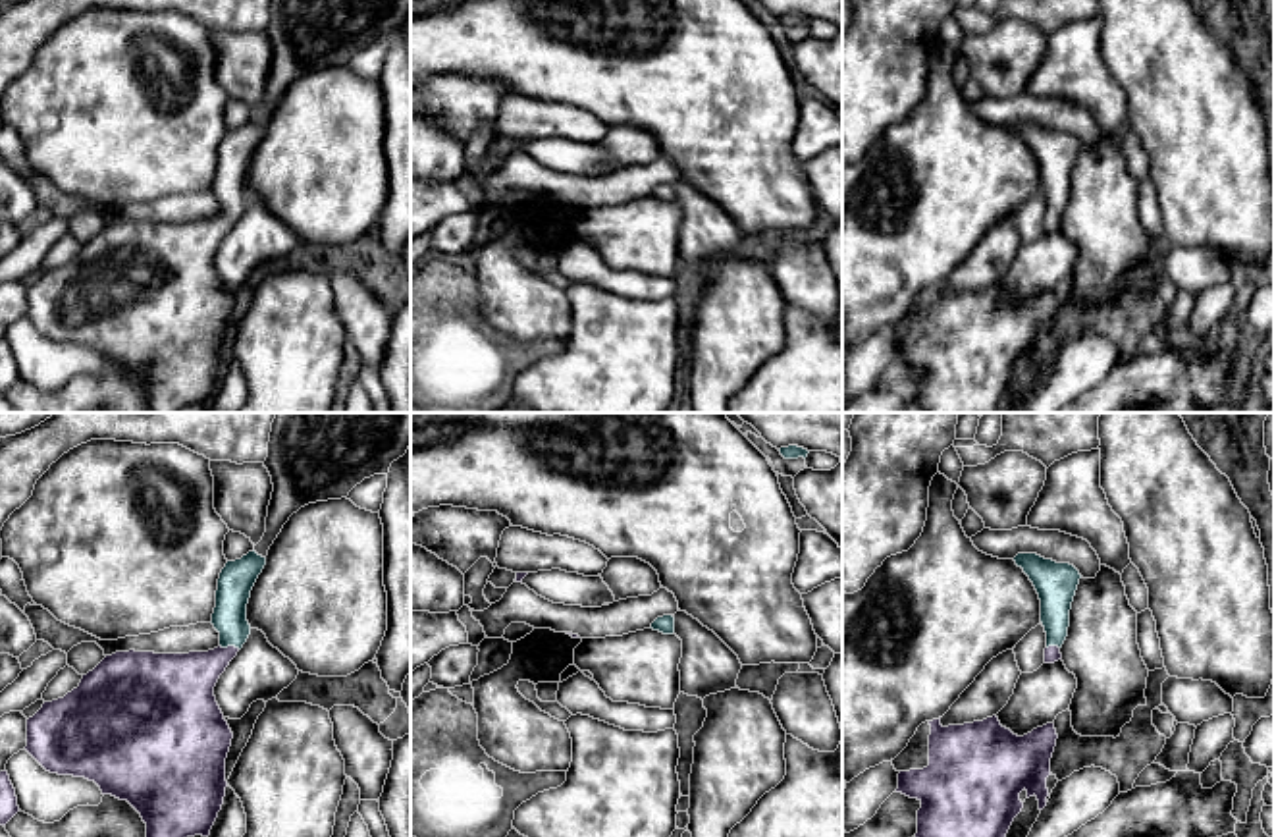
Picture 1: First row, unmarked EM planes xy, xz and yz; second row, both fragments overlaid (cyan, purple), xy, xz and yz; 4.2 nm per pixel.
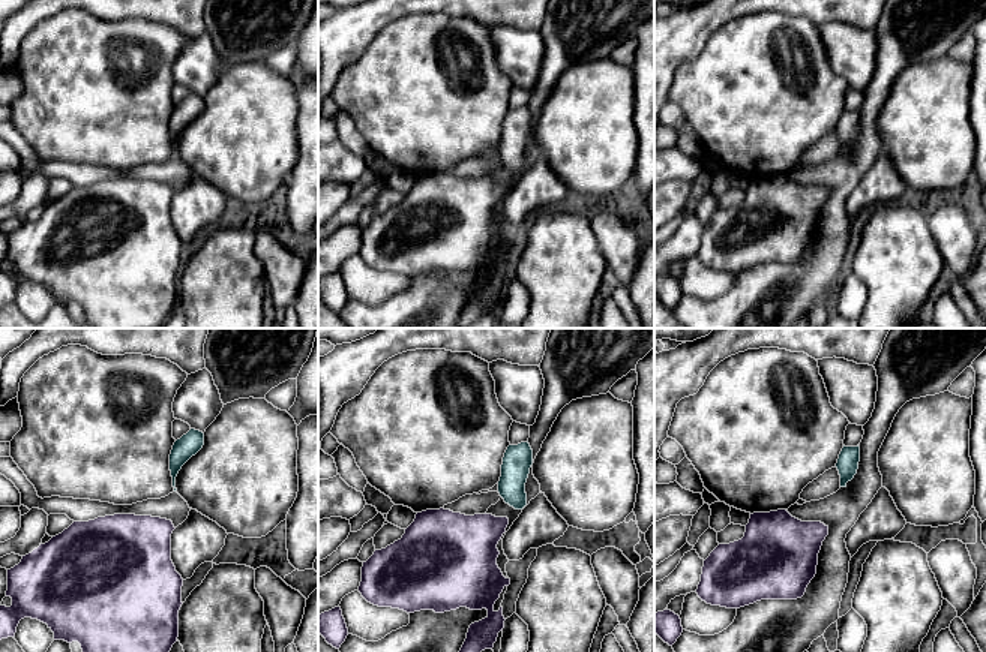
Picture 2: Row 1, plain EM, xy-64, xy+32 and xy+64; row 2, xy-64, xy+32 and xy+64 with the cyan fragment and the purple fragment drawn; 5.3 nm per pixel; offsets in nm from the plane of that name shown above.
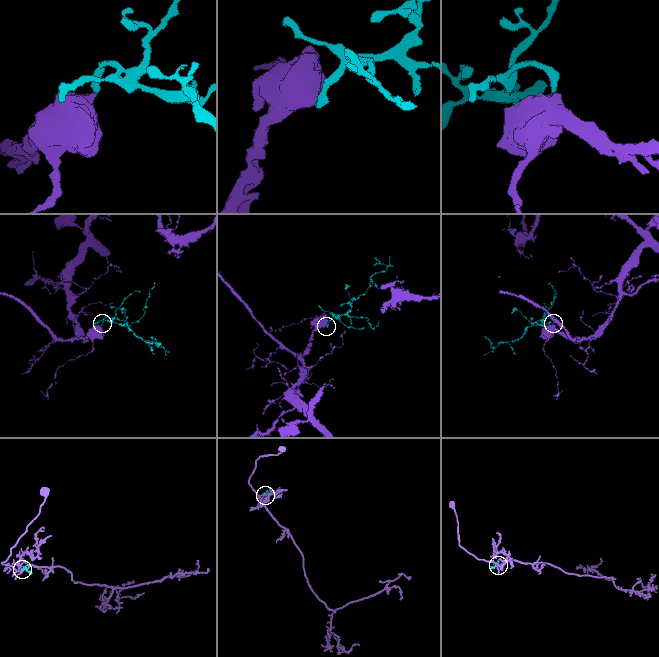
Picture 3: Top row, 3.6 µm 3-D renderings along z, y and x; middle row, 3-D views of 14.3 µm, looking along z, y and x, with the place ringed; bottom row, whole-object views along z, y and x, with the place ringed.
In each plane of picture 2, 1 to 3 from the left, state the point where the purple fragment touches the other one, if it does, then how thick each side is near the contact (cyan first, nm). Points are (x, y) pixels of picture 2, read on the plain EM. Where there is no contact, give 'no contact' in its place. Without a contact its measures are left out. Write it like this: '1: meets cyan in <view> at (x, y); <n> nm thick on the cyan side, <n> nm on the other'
1: no contact
2: no contact
3: no contact

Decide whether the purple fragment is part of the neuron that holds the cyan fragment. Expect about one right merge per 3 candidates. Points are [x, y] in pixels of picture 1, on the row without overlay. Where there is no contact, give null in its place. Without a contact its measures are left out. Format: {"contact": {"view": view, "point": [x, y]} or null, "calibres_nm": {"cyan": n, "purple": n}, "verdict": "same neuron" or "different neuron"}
{"contact": {"view": "xy", "point": [230, 213]}, "calibres_nm": {"cyan": 140, "purple": 260}, "verdict": "same neuron"}

